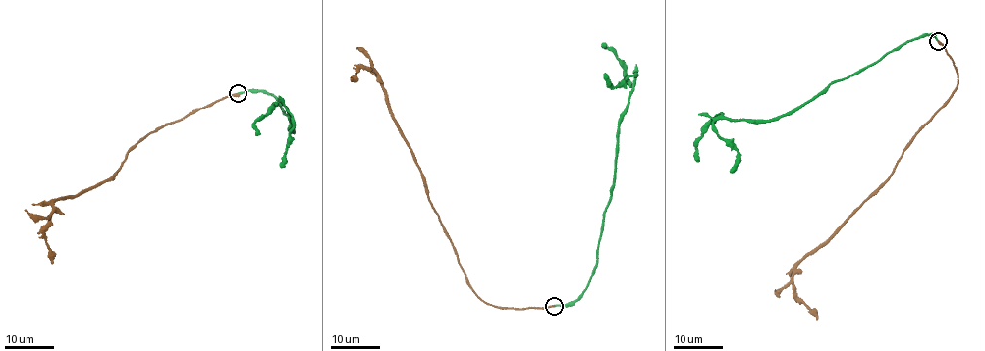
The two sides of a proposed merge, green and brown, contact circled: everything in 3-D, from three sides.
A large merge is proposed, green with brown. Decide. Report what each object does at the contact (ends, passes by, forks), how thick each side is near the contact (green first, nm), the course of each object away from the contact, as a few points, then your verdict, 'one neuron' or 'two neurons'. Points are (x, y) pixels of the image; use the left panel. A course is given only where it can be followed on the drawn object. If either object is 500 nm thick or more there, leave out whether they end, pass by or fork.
green ends; brown ends; calibres 220 and 280 nm; course green (239, 93), (270, 93), (290, 117), (291, 130), (287, 112), (293, 117), (280, 167); course brown (239, 93), (158, 127), (129, 151), (113, 176), (71, 196), (61, 196), (53, 204), (45, 239), (53, 263); two neurons

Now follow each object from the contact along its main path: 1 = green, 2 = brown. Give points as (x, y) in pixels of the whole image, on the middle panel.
1: (554, 306), (574, 303), (582, 297), (596, 265), (615, 174), (620, 121), (637, 76), (614, 87), (604, 74)
2: (554, 306), (499, 308), (486, 304), (469, 285), (378, 77), (362, 67), (352, 78)

